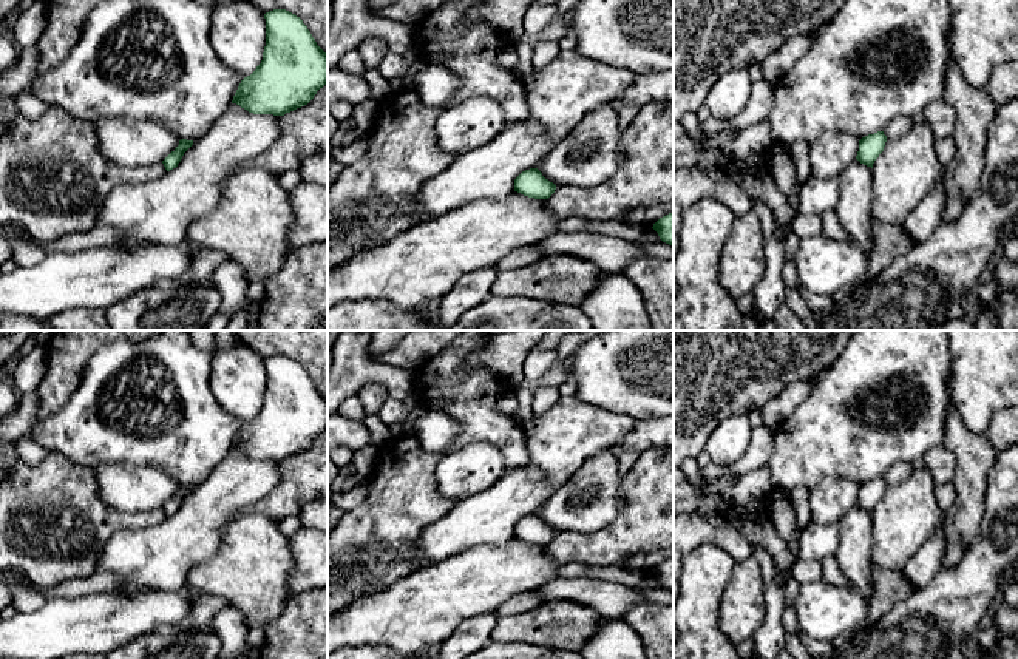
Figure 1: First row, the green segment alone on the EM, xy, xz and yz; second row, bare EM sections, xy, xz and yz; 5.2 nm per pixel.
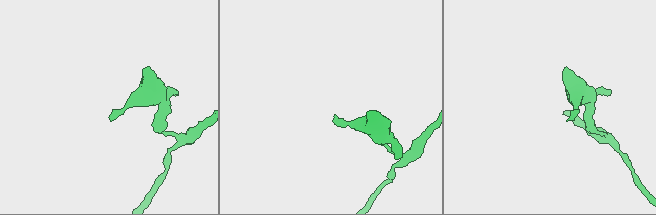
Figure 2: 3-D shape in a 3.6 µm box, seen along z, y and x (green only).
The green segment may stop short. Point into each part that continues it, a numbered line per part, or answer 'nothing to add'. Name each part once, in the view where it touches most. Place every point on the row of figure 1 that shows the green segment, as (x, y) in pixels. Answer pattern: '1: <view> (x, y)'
nothing to add

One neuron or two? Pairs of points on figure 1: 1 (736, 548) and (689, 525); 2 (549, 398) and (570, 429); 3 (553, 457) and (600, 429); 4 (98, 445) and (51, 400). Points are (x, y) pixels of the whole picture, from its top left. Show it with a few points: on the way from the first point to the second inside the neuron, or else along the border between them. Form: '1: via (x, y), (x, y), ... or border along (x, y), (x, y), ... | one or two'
1: via (725, 537), (700, 531) | one
2: border along (561, 395), (536, 417) | two
3: via (564, 446), (580, 431), (589, 429) | one
4: border along (81, 377), (70, 398), (36, 422) | two

